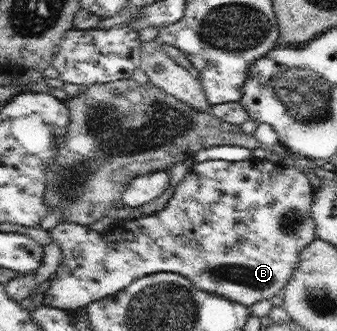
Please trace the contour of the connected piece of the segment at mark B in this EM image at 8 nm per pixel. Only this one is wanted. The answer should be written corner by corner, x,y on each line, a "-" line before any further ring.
254,157
244,161
208,160
194,163
185,174
184,179
175,187
172,197
162,211
156,211
156,213
147,217
140,217
140,219
117,221
110,230
103,233
95,232
88,226
66,221
61,221
50,230
53,241
60,245
64,257
55,273
50,277
52,282
50,288
43,295
43,305
69,311
86,308
89,303
122,291
138,278
158,272
179,273
187,277
198,289
227,297
232,301
245,305
247,308
257,301
271,300
275,295
285,293
285,287
294,275
294,270
299,266
300,252
317,237
315,223
310,217
314,194
315,191
310,184
310,180
308,180
308,176
302,170
300,171
292,166
275,164
268,160
262,161

